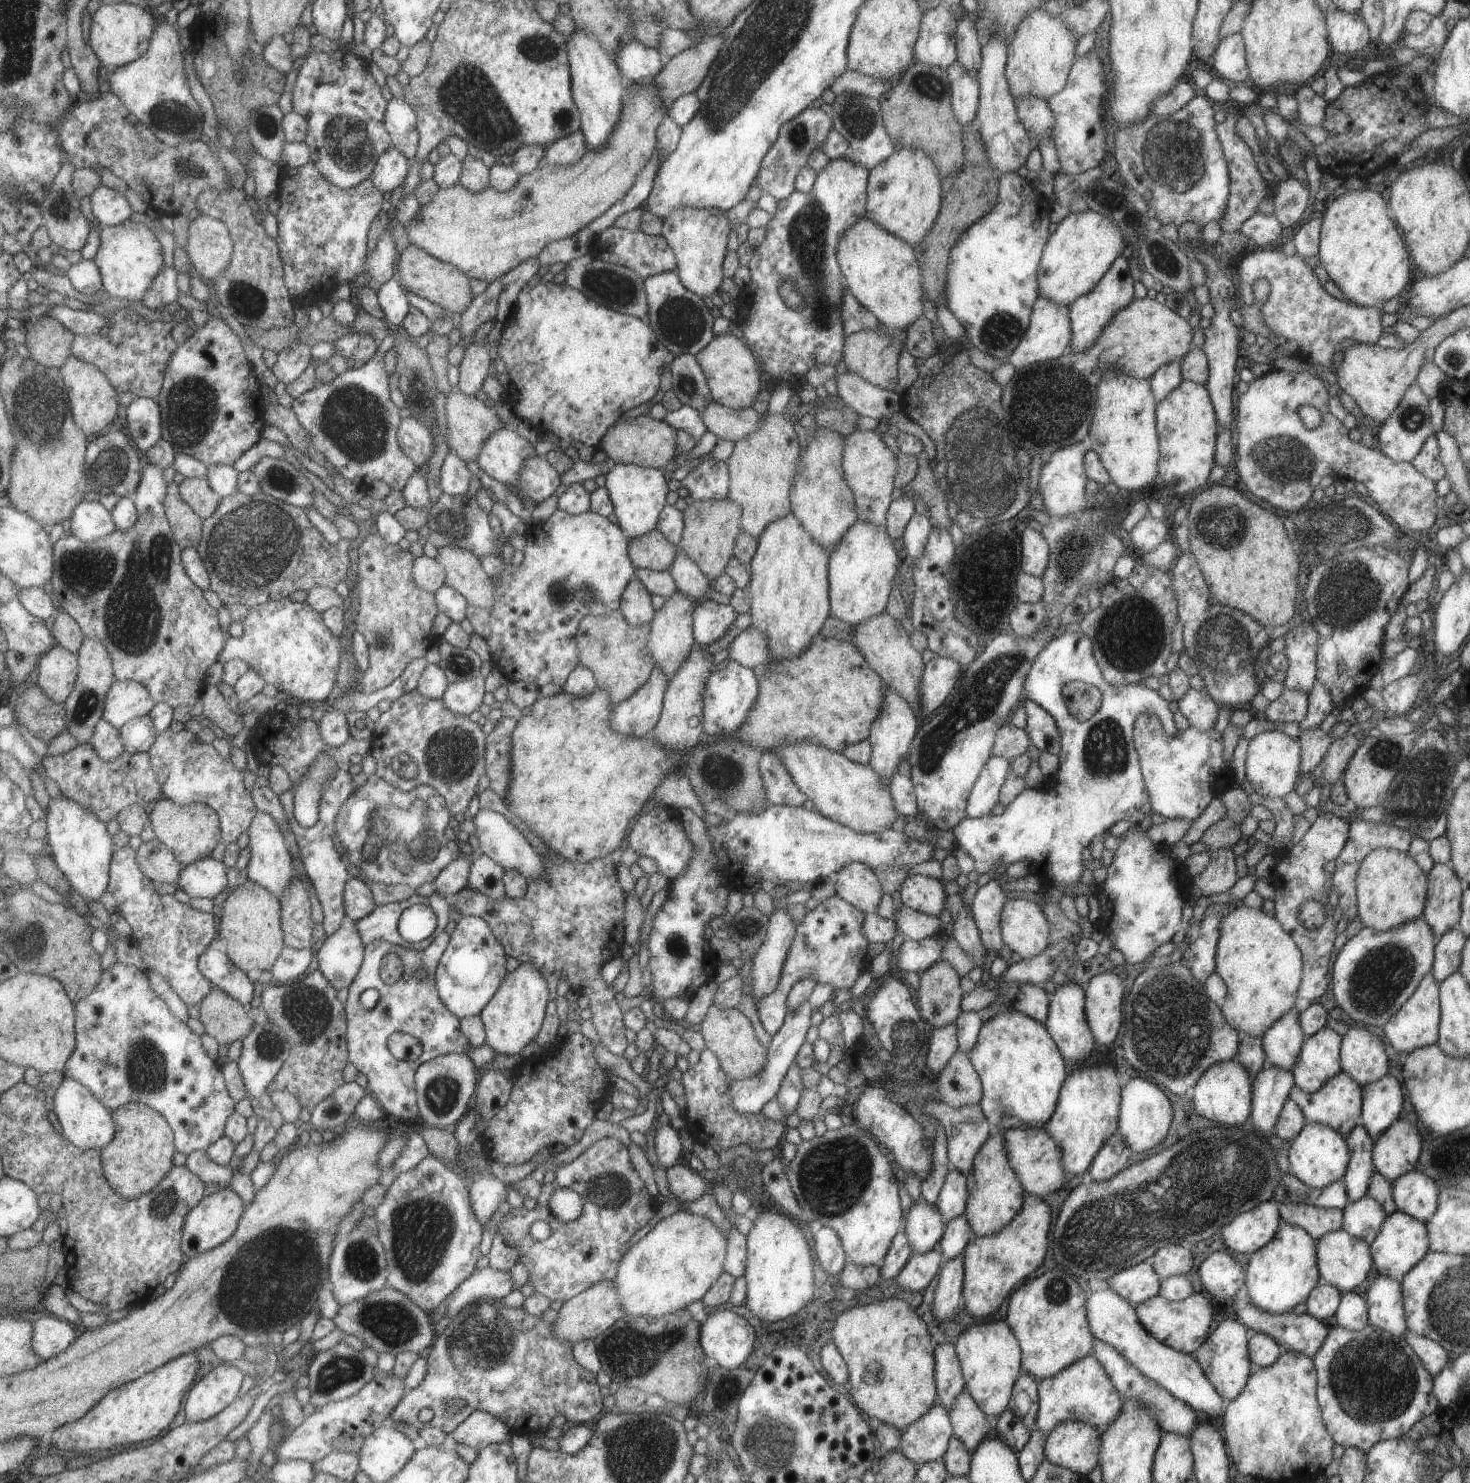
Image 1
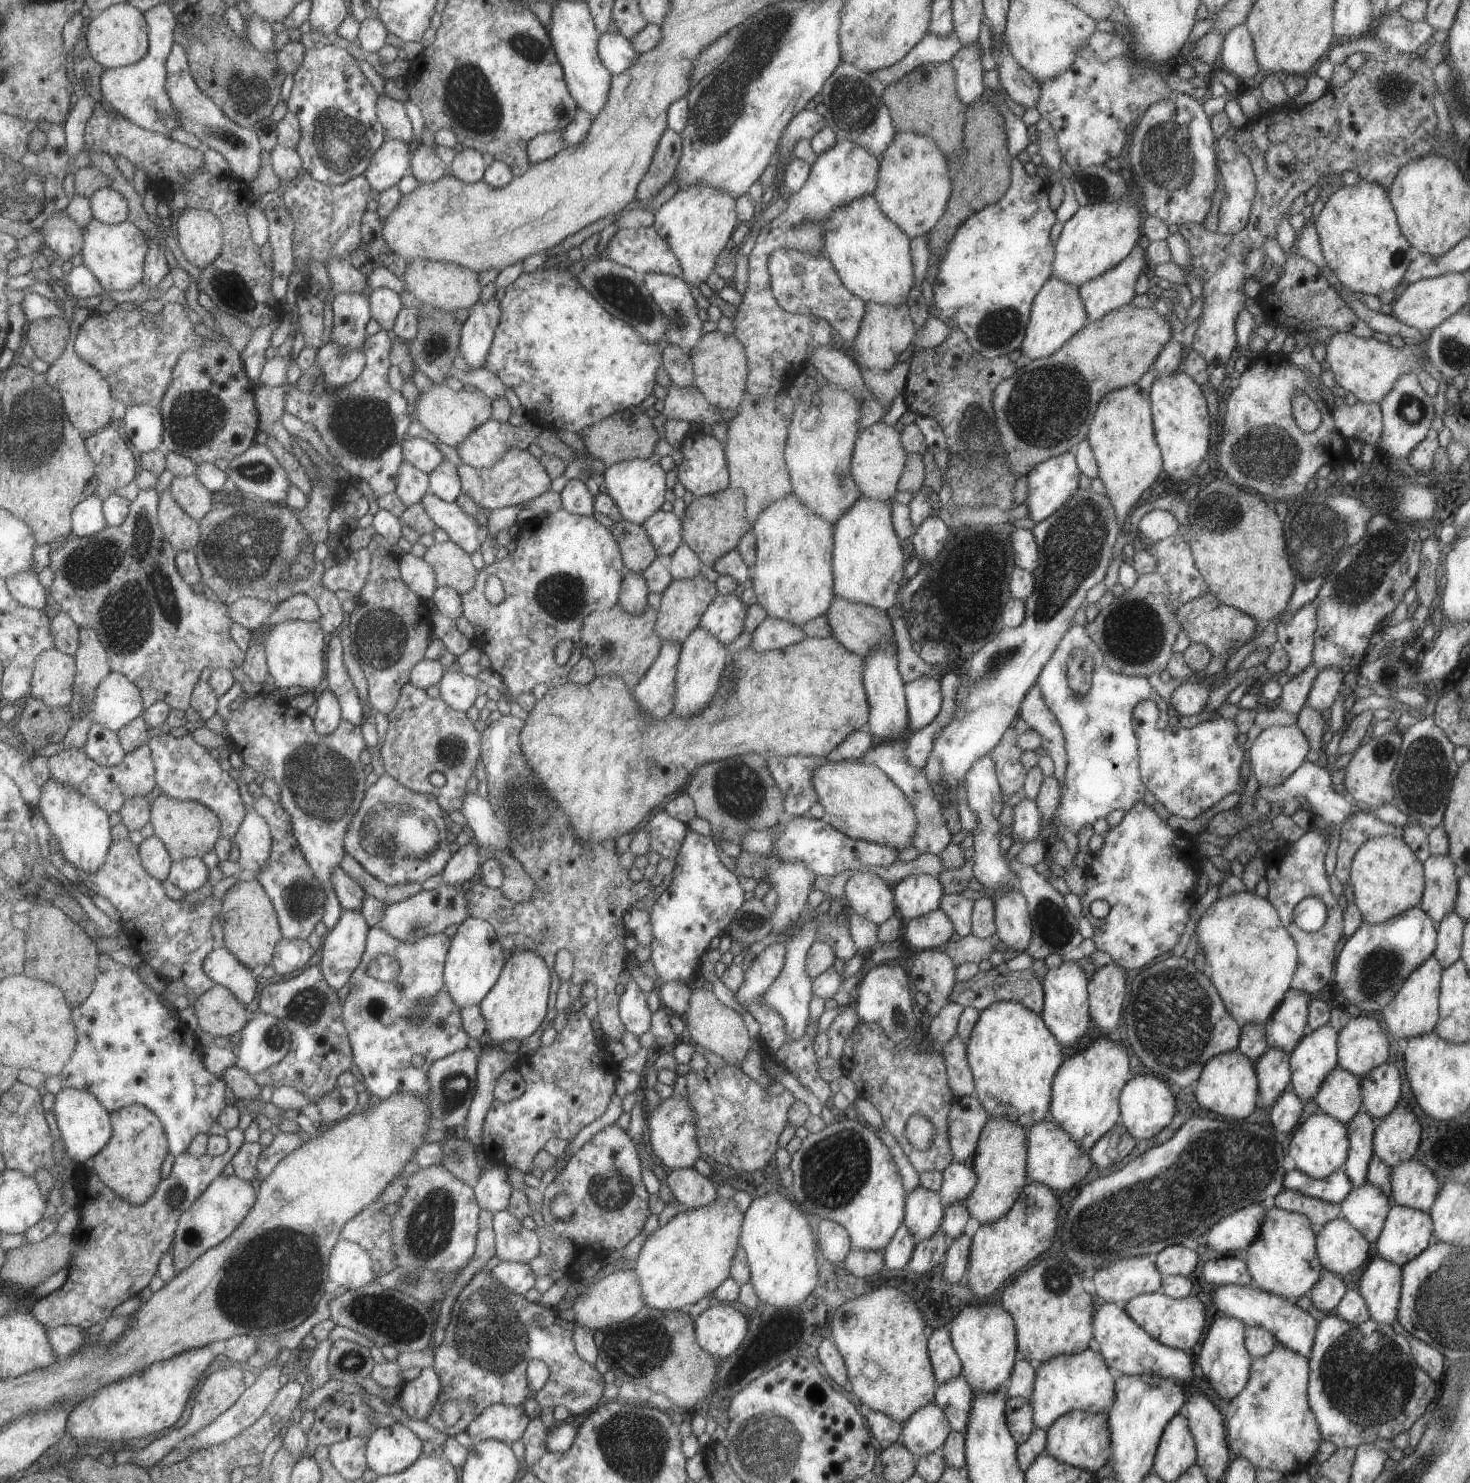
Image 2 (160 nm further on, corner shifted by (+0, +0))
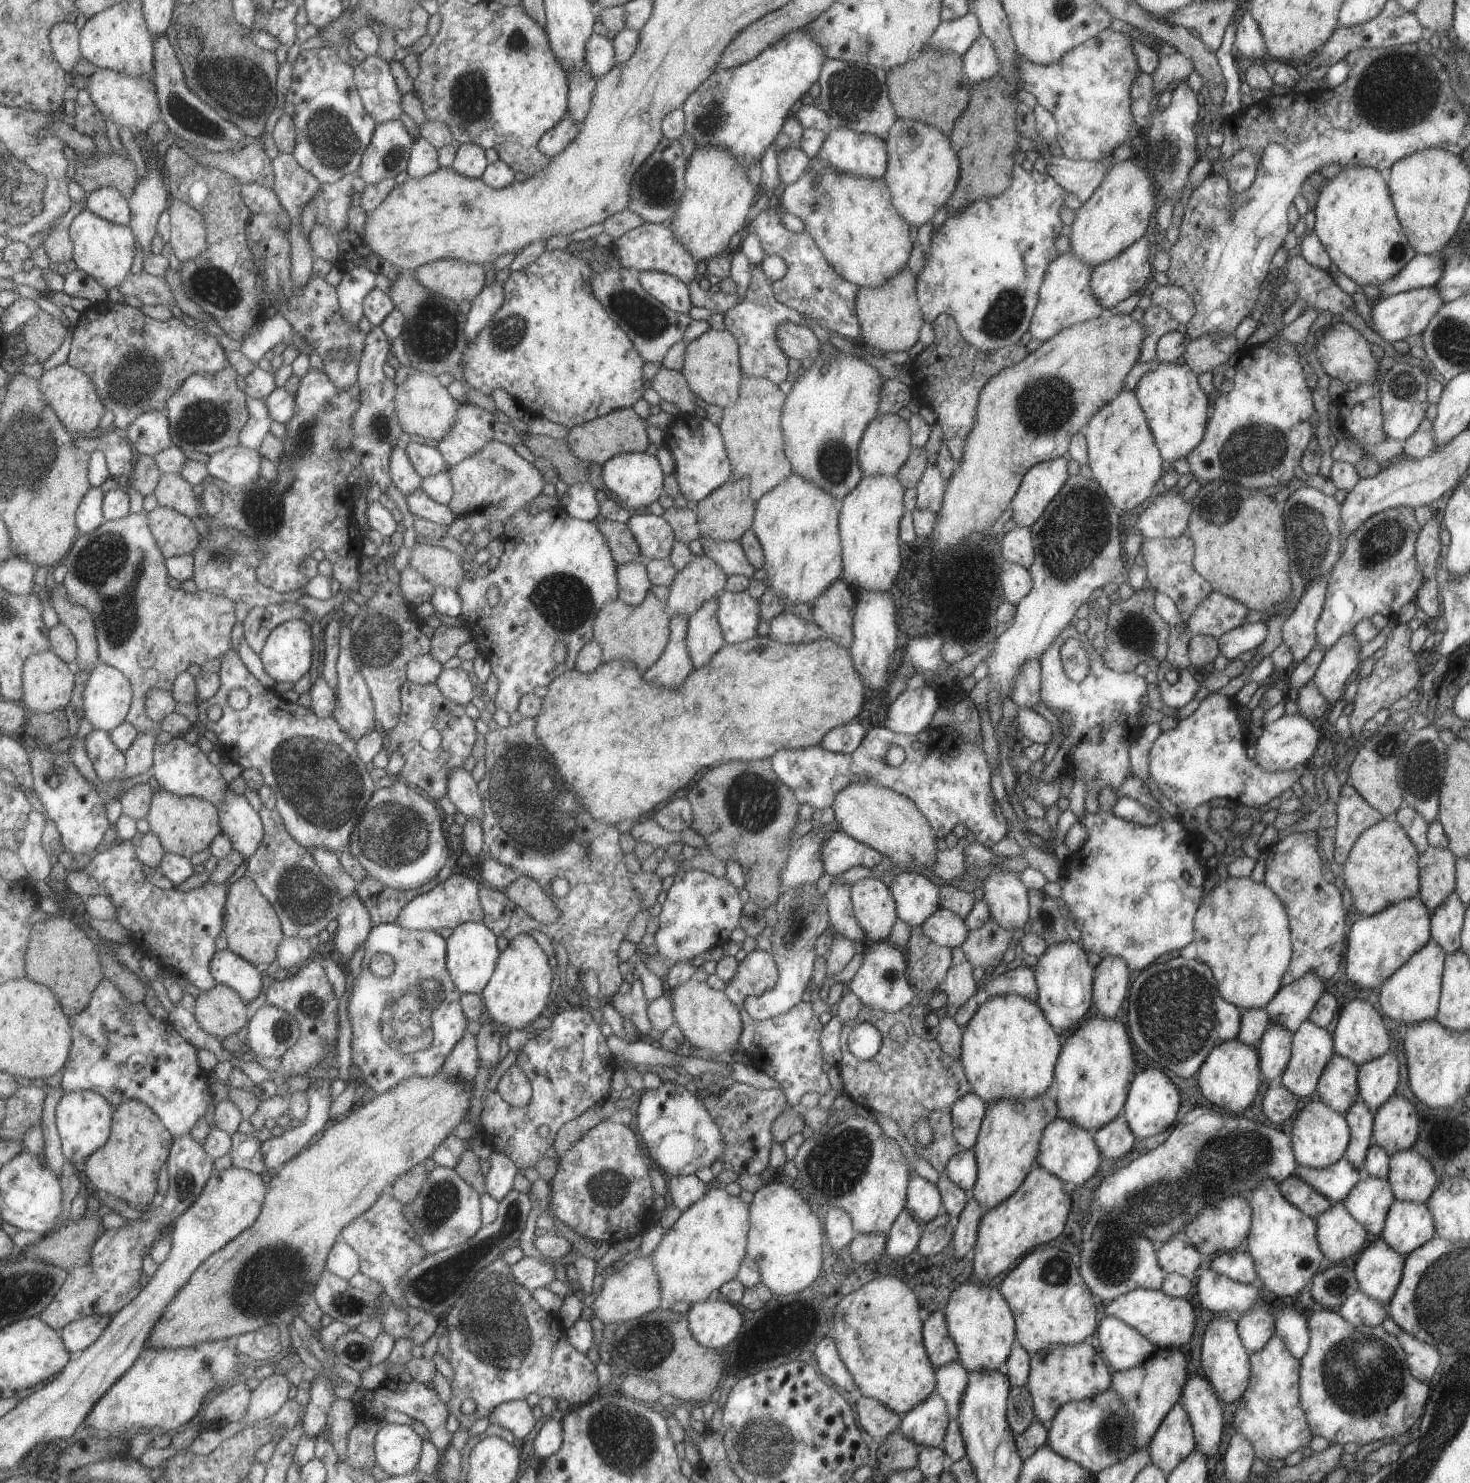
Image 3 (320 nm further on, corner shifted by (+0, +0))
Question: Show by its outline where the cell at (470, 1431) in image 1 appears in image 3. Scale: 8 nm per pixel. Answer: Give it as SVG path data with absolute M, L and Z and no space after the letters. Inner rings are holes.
M525 1399L498 1404L488 1416L489 1423L495 1423L509 1430L515 1438L529 1439L533 1432L533 1411Z

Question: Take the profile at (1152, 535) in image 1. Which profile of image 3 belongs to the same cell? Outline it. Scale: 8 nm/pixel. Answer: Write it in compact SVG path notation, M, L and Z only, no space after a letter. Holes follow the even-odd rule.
M1175 487L1156 496L1140 514L1136 528L1145 538L1174 539L1187 533L1190 503L1183 500Z

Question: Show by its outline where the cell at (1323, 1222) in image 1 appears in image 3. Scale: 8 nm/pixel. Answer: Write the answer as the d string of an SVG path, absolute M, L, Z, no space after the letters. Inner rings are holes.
M1289 1175L1279 1184L1281 1194L1301 1212L1314 1219L1324 1210L1327 1210L1333 1202L1313 1190L1311 1186L1303 1182L1297 1175Z

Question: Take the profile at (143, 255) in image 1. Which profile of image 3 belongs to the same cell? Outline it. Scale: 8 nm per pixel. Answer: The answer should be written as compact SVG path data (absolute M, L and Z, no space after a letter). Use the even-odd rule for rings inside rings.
M87 208L73 219L67 231L72 236L73 260L77 264L77 268L93 275L93 278L96 278L97 282L105 287L120 286L131 272L131 266L135 260L135 246L139 247L132 227L109 222Z

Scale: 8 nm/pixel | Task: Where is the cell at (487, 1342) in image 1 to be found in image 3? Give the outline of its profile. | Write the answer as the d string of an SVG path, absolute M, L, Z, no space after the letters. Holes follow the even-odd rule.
M497 1258L490 1262L485 1268L482 1268L474 1277L473 1280L465 1287L461 1296L455 1301L455 1304L447 1310L445 1315L441 1318L441 1332L446 1334L449 1348L449 1361L452 1371L454 1372L453 1379L449 1380L451 1398L446 1404L449 1407L449 1414L452 1414L461 1427L468 1429L478 1418L488 1418L490 1412L498 1405L504 1402L514 1401L517 1399L525 1399L525 1397L534 1392L540 1397L549 1397L566 1400L569 1407L573 1405L580 1405L589 1402L597 1392L601 1394L602 1387L597 1383L597 1373L593 1362L589 1360L585 1353L575 1350L568 1342L561 1326L557 1314L551 1311L545 1312L541 1306L531 1297L531 1292L523 1288L517 1281L514 1280L513 1275L510 1273L510 1266L503 1261L502 1258ZM469 1398L475 1403L475 1409L471 1414L463 1414L459 1409L461 1402Z

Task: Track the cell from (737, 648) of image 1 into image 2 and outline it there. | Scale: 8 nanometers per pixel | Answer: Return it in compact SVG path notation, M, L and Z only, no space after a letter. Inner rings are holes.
M766 616L752 632L748 647L762 654L763 651L781 650L797 644L804 636L804 632L797 625Z

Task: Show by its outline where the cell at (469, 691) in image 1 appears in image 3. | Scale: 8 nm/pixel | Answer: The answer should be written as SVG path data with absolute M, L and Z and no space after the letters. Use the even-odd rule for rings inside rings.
M460 666L442 669L434 683L445 698L460 705L470 702L476 693L474 686L469 681L469 676Z

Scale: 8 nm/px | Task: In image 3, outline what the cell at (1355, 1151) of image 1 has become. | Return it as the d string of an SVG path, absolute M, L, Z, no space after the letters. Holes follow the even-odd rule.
M1358 1098L1344 1114L1350 1132L1344 1157L1357 1170L1361 1170L1366 1150L1372 1140L1373 1113L1369 1107Z

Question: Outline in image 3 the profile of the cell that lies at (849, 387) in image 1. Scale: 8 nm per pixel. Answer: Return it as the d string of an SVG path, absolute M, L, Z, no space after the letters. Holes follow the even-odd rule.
M785 321L775 327L774 336L778 347L787 355L787 358L809 357L814 361L821 352L818 352L818 341L811 330L805 325Z

